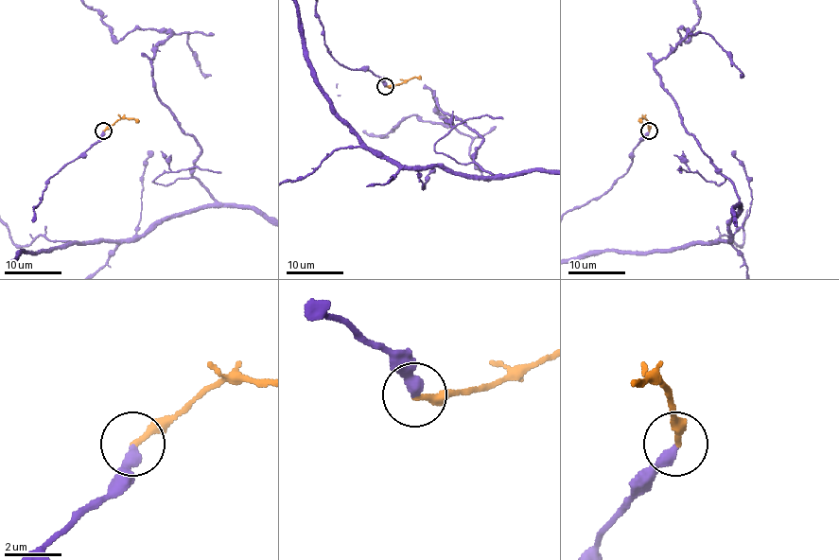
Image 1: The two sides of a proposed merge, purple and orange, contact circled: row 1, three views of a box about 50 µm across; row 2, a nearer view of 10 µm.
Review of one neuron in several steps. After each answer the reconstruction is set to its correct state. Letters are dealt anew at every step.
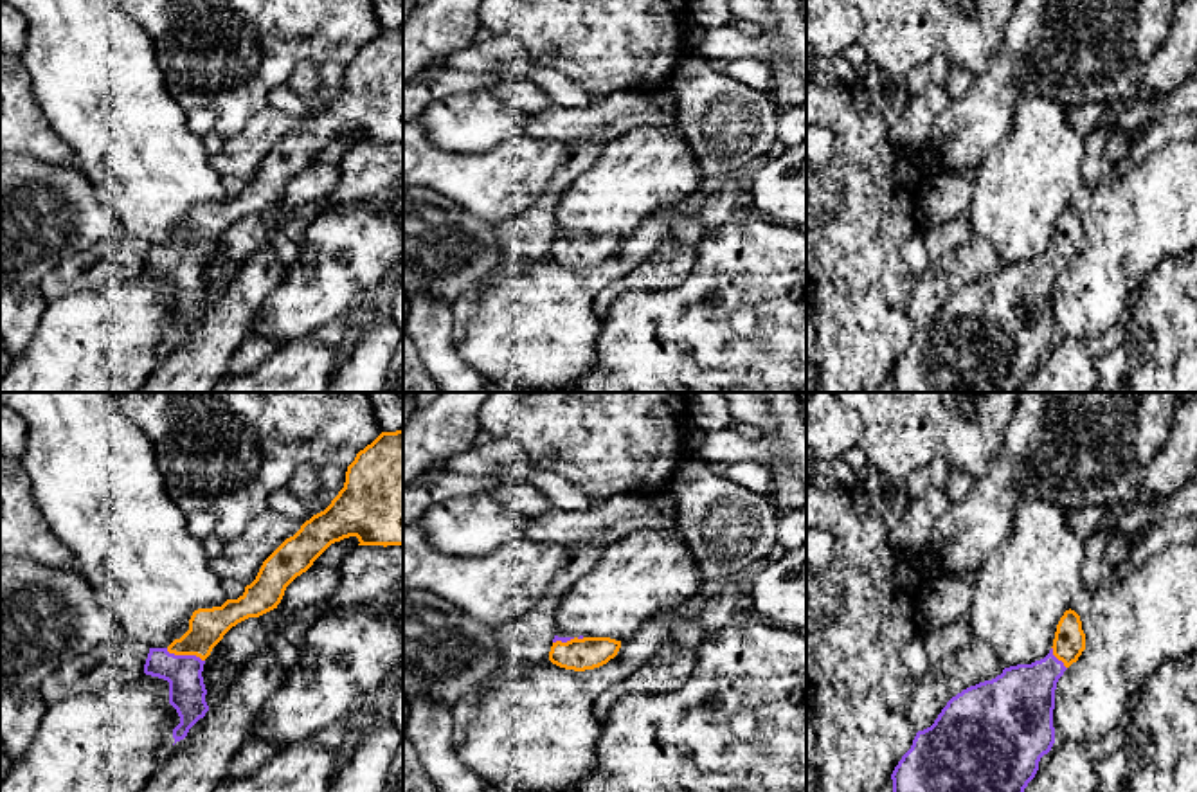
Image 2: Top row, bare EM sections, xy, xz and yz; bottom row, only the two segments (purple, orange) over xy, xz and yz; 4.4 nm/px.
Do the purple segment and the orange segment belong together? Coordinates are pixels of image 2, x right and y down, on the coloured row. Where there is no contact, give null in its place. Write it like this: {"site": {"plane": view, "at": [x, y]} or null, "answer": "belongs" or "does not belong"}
{"site": {"plane": "xy", "at": [186, 656]}, "answer": "belongs"}

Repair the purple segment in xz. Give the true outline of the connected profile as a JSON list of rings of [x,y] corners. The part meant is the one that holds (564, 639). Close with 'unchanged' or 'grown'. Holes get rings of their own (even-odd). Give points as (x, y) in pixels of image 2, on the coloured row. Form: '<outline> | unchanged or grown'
[[[554,635],[549,661],[560,668],[585,671],[607,664],[617,655],[621,641],[610,637]]] | grown

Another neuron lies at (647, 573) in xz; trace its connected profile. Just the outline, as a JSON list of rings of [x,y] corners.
[[[634,531],[610,542],[598,563],[565,592],[554,612],[554,635],[626,641],[657,614],[698,596],[702,585],[697,563],[679,531]]]

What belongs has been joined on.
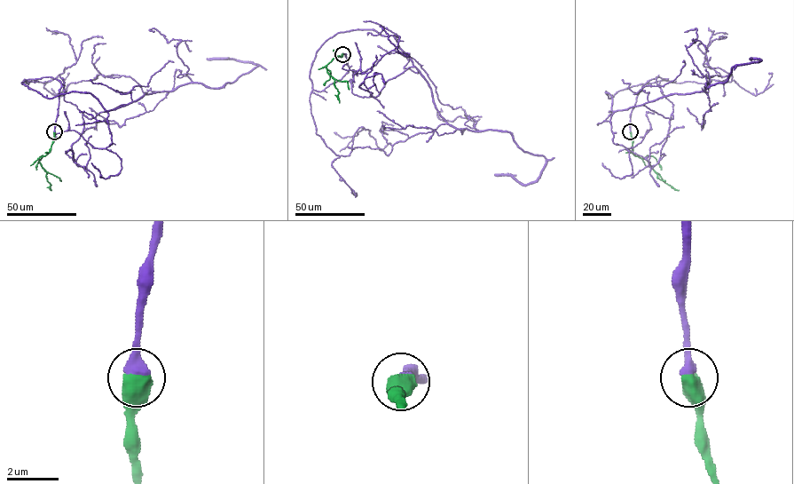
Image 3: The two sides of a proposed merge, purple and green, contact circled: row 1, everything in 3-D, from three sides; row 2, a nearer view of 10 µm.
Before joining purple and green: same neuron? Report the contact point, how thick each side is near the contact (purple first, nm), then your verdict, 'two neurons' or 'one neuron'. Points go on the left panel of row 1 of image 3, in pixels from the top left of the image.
(54, 131) | 480/700 nm | one neuron

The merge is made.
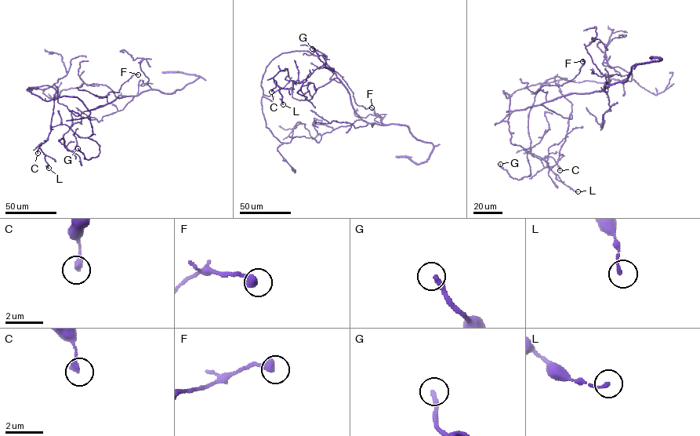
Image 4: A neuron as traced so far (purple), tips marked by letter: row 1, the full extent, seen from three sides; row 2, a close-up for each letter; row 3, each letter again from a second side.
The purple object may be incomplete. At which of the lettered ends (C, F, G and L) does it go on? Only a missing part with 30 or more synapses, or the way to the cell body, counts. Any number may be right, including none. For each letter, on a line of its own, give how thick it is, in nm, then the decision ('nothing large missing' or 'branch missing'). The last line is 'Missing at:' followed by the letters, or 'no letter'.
C: 320 nm | nothing large missing
F: 420 nm | nothing large missing
G: 240 nm | branch missing
L: 150 nm | nothing large missing
Missing at: G

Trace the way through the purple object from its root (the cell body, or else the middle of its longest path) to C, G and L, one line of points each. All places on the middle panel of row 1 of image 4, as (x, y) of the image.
C: (314, 56), (295, 51), (274, 58), (263, 75), (263, 94), (290, 80), (287, 69), (281, 70), (271, 92)
G: (314, 56), (326, 56), (322, 66), (334, 70), (327, 67), (312, 49)
L: (314, 56), (284, 52), (267, 66), (261, 86), (268, 96), (289, 81), (288, 70), (273, 78), (283, 104)

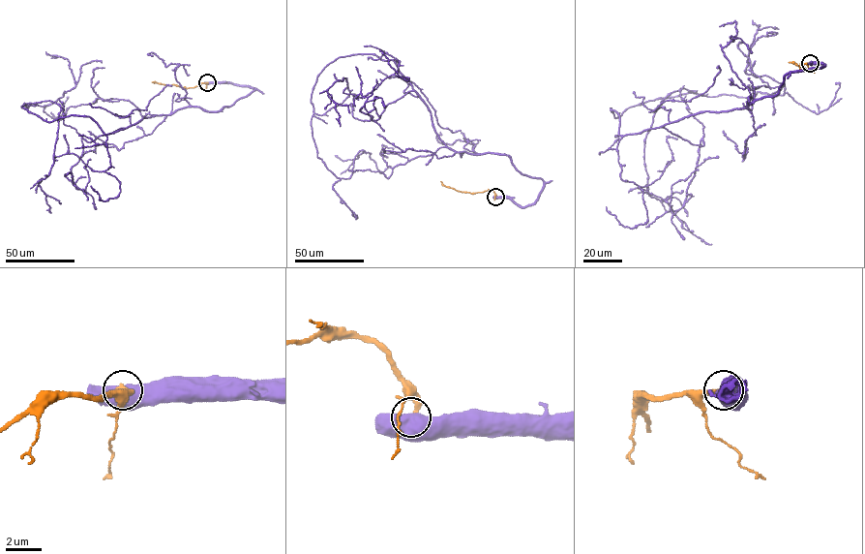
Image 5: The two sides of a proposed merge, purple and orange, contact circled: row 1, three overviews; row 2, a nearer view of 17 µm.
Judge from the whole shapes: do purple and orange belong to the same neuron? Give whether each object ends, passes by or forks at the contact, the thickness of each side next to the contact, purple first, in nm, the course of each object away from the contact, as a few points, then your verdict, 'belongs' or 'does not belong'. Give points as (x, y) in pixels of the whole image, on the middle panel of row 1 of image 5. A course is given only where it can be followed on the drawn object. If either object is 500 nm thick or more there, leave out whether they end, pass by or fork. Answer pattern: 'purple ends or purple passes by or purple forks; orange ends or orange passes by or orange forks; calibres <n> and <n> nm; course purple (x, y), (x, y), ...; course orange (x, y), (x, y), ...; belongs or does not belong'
calibres 800 and 300 nm; course purple (495, 197), (543, 181), (450, 149), (393, 60), (318, 75), (318, 114), (346, 79), (341, 126); course orange (495, 197), (492, 190), (472, 193), (448, 187), (440, 181); does not belong

